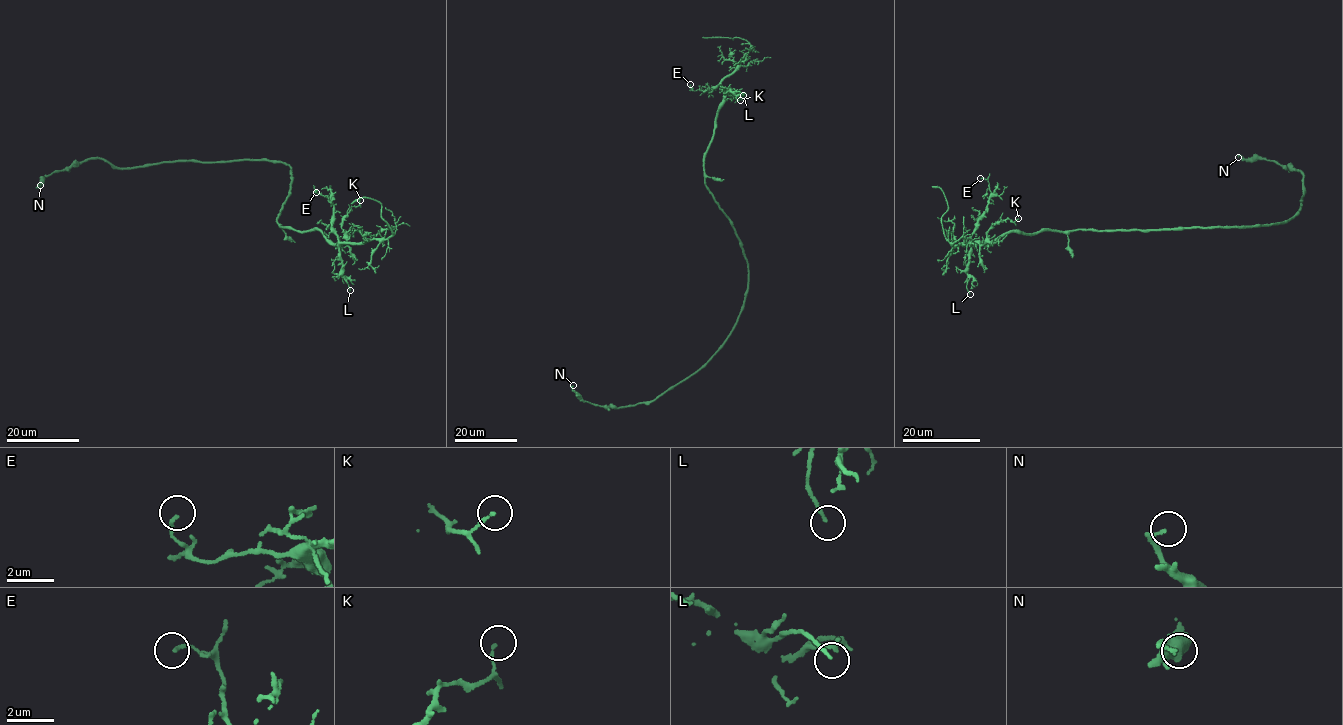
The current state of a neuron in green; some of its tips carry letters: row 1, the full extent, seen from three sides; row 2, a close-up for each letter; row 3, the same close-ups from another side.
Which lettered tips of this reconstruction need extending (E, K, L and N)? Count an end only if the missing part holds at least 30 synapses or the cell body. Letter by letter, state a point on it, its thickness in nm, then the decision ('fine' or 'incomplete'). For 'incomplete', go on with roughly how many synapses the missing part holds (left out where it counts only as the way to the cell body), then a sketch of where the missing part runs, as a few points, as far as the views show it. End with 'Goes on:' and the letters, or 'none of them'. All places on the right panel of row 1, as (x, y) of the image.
E: at (980, 178); 140 nm thick; fine
K: at (1018, 218); 140 nm thick; fine
L: at (970, 294); 140 nm thick; fine
N: at (1238, 157); 200 nm thick; fine
Goes on: none of them

